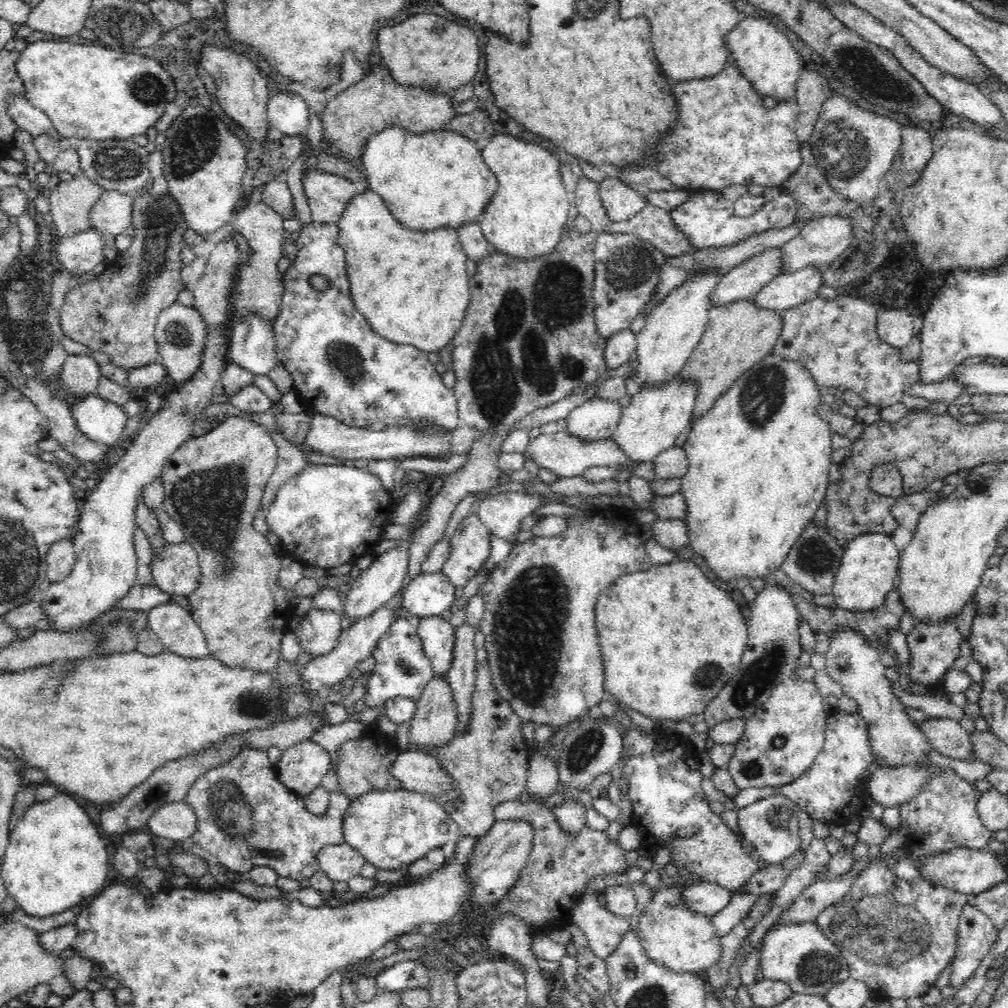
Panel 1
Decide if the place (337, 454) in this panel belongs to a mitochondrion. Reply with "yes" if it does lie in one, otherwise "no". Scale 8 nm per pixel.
no

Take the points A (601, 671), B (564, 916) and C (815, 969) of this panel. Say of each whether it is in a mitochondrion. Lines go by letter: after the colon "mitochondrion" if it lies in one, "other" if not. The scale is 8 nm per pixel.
A: other
B: other
C: mitochondrion

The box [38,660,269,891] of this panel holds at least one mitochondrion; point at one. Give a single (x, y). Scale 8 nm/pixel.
(227, 807)

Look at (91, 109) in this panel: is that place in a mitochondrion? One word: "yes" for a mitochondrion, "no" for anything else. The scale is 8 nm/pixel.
no

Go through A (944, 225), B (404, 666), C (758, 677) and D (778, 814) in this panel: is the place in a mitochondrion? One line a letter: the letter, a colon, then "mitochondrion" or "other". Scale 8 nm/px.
A: other
B: mitochondrion
C: mitochondrion
D: mitochondrion

